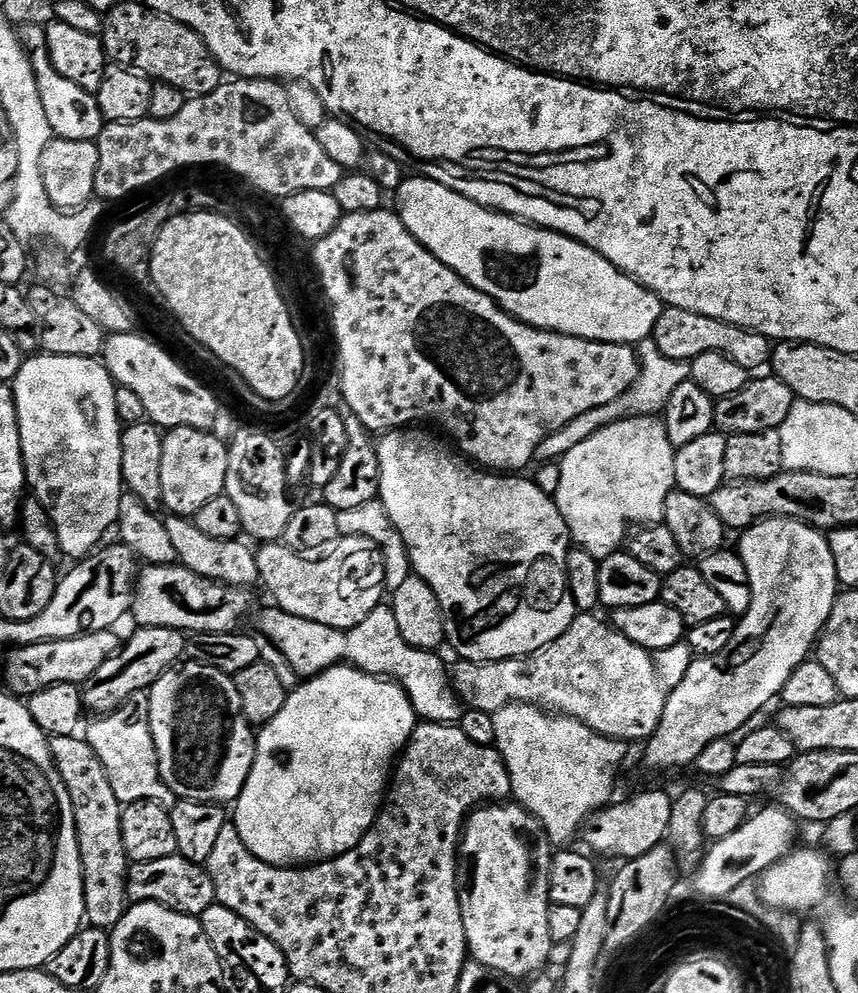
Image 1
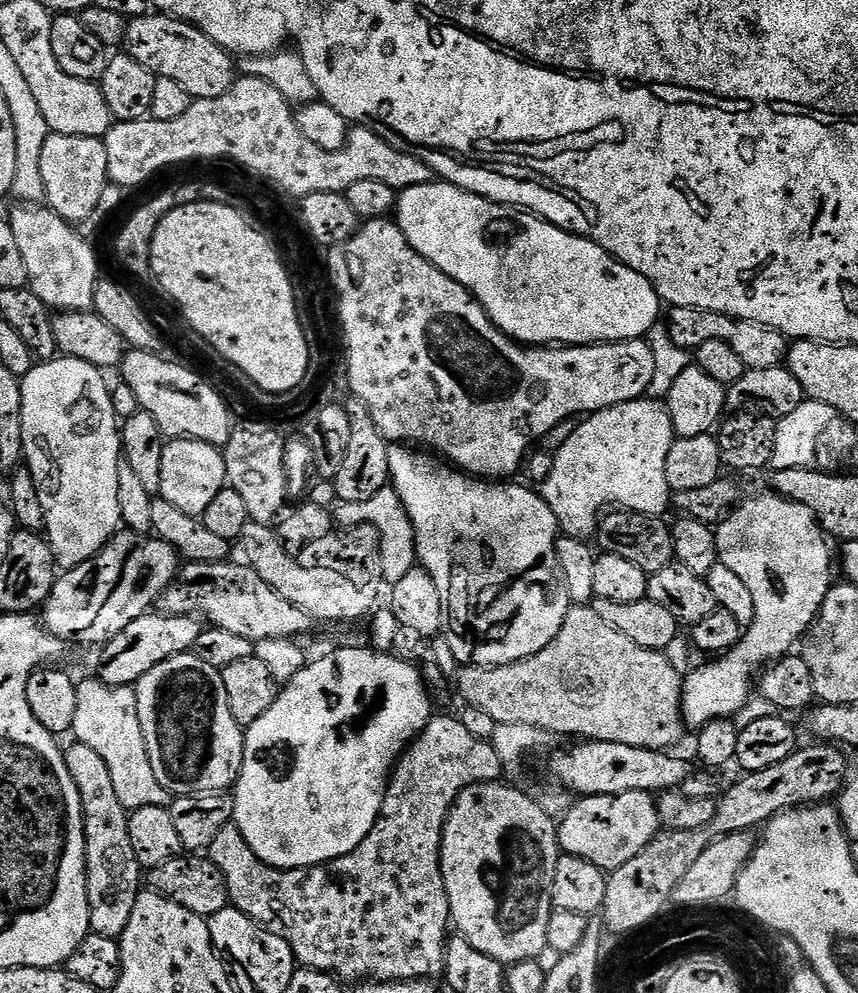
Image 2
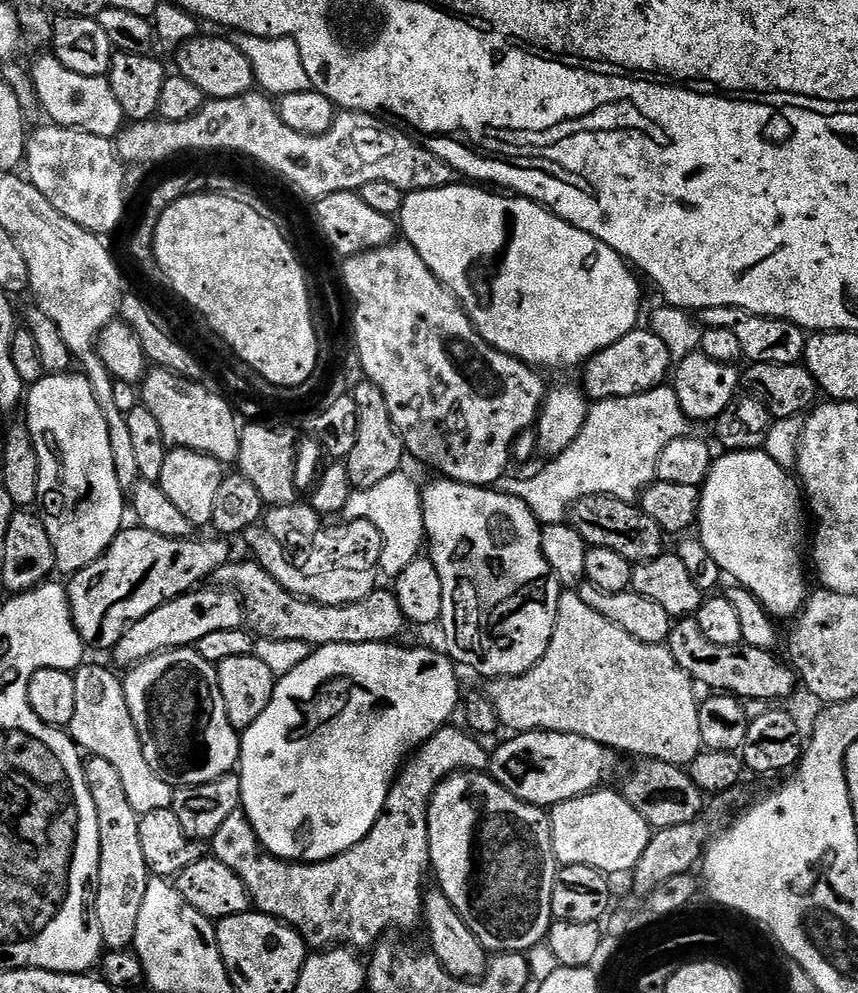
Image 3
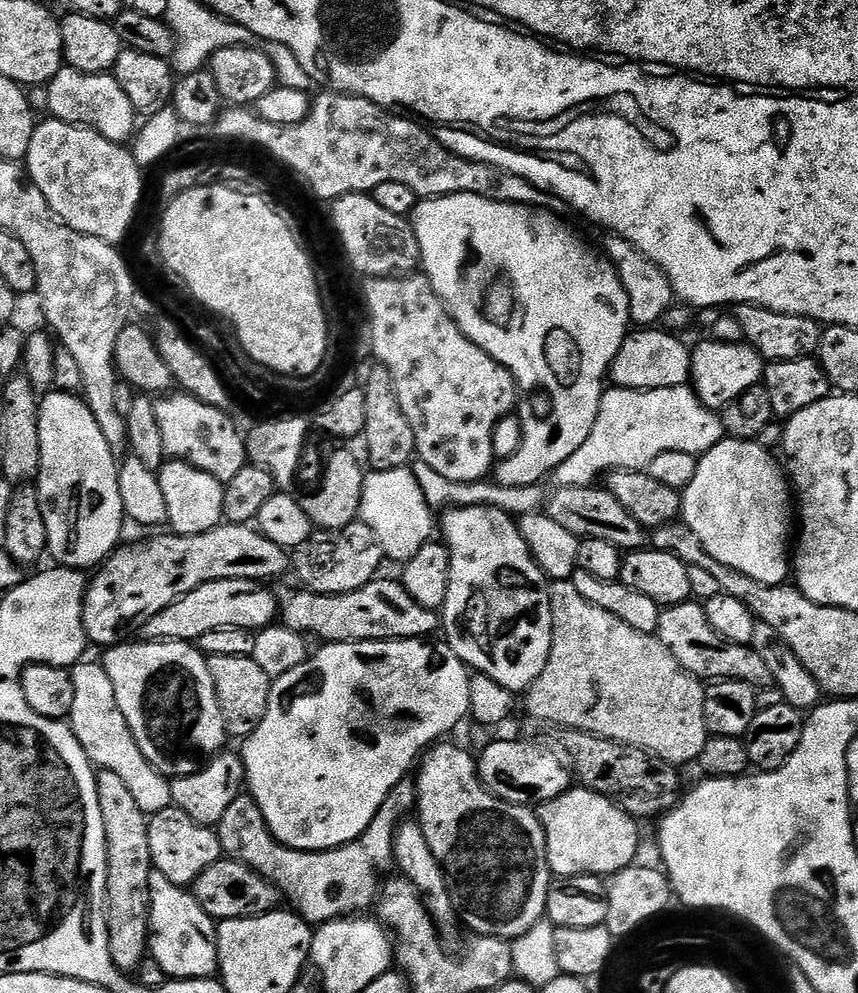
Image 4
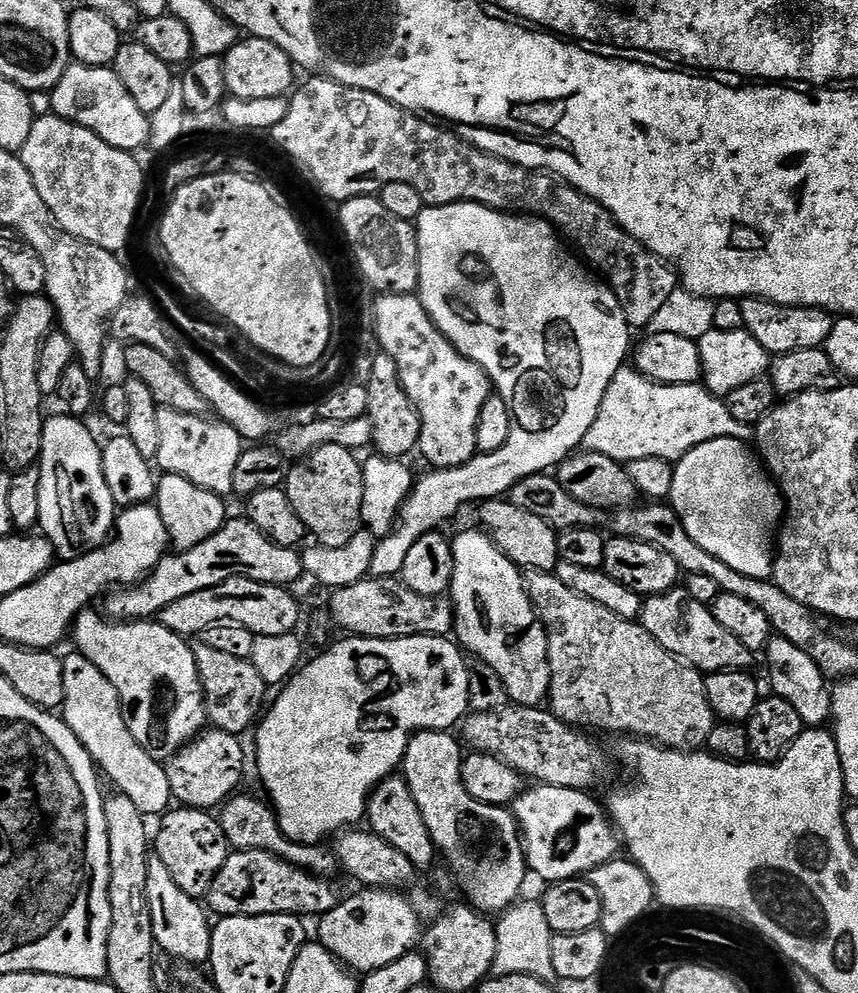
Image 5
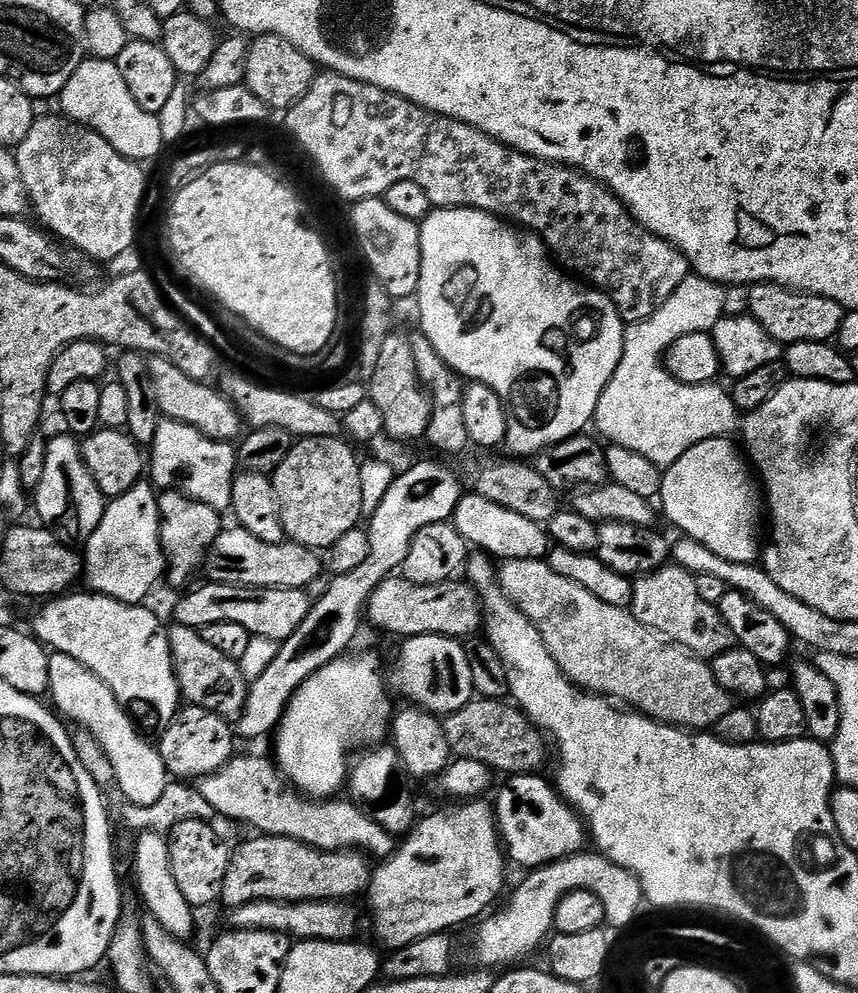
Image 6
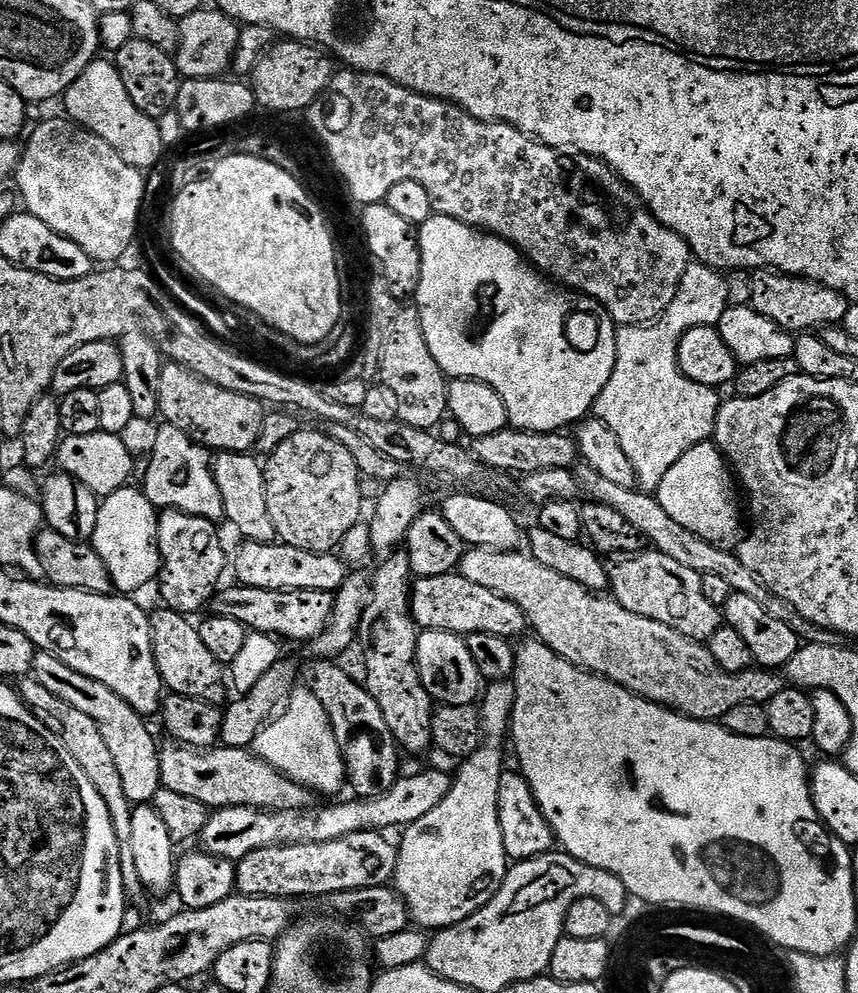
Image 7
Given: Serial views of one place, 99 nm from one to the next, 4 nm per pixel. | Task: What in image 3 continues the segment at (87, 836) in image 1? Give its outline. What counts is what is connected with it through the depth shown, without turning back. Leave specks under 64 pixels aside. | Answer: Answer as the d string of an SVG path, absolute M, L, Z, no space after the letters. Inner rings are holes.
M88 756L84 760L84 777L86 786L90 786L90 798L94 798L94 810L98 810L100 865L94 889L98 930L107 951L123 952L132 948L134 934L138 930L138 914L142 911L142 898L146 898L150 879L138 834L140 815L126 798L118 770L114 770L114 765L106 762L106 758Z

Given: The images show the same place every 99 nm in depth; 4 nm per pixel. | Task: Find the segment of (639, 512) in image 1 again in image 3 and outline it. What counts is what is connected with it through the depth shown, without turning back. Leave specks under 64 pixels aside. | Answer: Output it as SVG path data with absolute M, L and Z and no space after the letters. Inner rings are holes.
M672 386L651 388L648 392L626 398L598 400L589 407L586 422L569 448L562 450L562 454L551 457L541 472L524 476L521 480L505 478L500 481L498 488L499 491L526 502L526 506L530 506L536 519L544 526L565 523L569 519L572 505L587 496L613 496L632 502L656 480L658 458L662 458L662 450L666 450L666 446L674 442L674 438L689 435L688 427L688 415L682 410L676 389Z

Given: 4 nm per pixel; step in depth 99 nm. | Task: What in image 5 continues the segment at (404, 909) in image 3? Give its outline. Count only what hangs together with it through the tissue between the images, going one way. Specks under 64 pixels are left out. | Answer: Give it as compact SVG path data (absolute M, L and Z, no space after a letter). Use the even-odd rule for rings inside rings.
M233 794L220 805L218 819L222 826L222 834L226 834L229 849L241 852L242 850L266 850L286 862L296 864L300 868L307 868L317 874L332 874L337 871L338 861L331 851L324 846L315 844L295 844L284 835L276 813L267 799L259 800L256 796L240 796Z

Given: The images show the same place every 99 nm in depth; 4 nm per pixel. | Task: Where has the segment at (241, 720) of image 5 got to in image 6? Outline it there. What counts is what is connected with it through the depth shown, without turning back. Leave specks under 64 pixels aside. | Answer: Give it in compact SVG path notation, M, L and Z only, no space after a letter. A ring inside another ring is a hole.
M173 623L168 628L168 641L180 683L180 694L188 704L202 706L202 710L210 710L229 722L244 714L250 681L242 674L239 660L226 658L226 654L221 654L206 643L199 630L190 626Z

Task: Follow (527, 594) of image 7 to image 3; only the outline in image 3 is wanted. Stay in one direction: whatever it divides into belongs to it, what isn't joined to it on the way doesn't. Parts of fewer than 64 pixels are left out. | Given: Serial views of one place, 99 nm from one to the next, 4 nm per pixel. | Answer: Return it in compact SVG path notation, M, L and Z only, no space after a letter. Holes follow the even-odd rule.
M564 590L561 591L558 598L558 614L556 615L556 625L554 626L554 634L550 638L550 646L546 646L546 654L538 663L530 670L526 670L521 676L502 676L491 681L492 684L486 688L486 694L490 698L490 702L494 706L494 710L498 710L498 718L501 725L505 729L509 728L509 733L519 734L522 732L561 732L562 734L578 734L582 738L590 738L594 742L598 742L602 746L614 749L617 754L625 754L629 752L635 758L647 758L649 760L661 760L667 764L678 764L688 766L704 748L702 742L702 734L698 730L698 714L700 713L700 700L696 691L697 685L691 676L687 676L682 670L682 666L678 666L678 662L674 658L674 654L667 646L663 644L647 644L646 642L638 642L638 638L626 634L626 630L622 630L622 626L614 626L614 622L602 618L602 614L586 606L586 602L582 602L579 591Z

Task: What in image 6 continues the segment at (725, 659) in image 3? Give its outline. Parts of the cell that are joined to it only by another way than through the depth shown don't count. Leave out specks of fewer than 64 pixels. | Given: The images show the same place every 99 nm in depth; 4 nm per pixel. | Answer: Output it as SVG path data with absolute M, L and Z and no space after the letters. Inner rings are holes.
M665 566L635 577L632 585L630 611L642 626L653 628L666 639L681 644L695 656L711 658L730 651L734 646L730 626L720 616L719 607L710 602L702 602L698 595L696 577L679 566Z

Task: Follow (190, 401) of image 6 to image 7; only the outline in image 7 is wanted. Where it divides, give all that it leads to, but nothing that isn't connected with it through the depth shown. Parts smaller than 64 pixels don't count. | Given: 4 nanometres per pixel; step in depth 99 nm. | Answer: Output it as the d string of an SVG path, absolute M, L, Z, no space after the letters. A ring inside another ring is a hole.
M171 362L164 365L156 393L160 403L159 415L164 416L163 423L173 424L203 448L216 454L251 453L255 449L266 415L265 405L259 400L238 394L234 390L222 390L222 386L214 386L214 382L206 382L206 378L198 378L198 374Z

